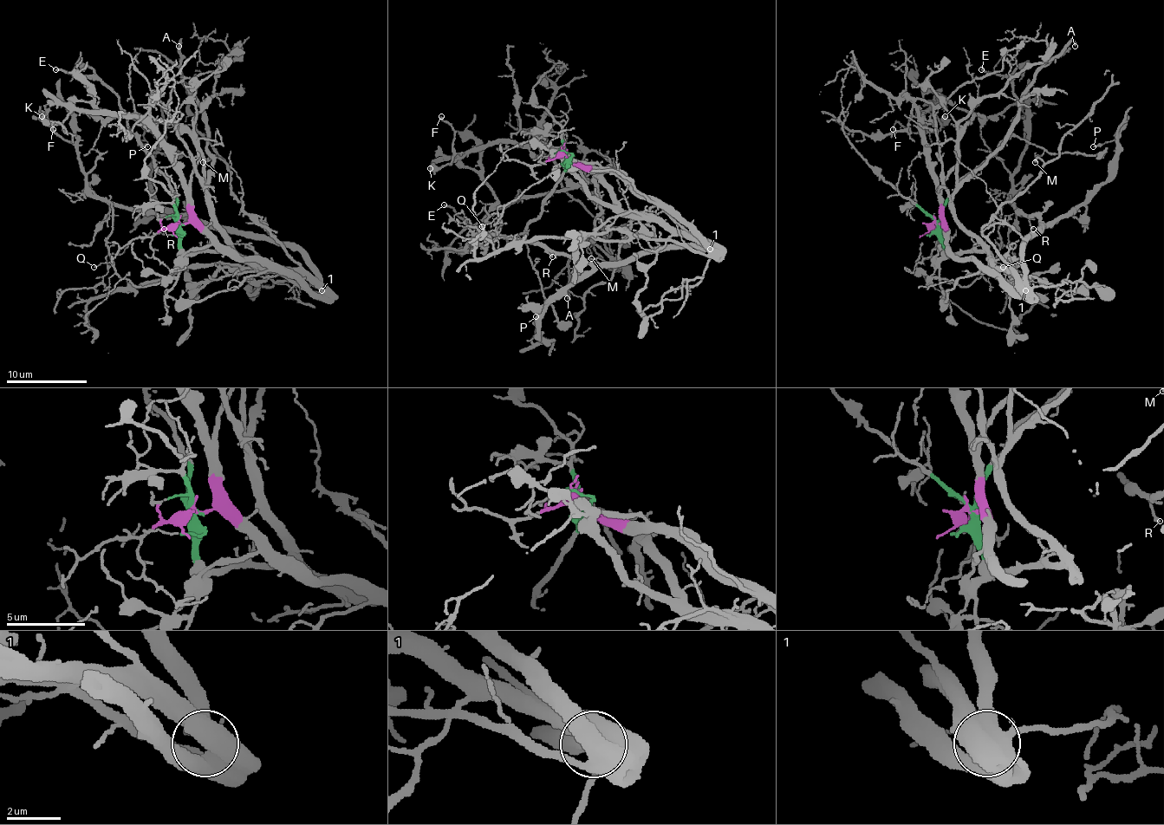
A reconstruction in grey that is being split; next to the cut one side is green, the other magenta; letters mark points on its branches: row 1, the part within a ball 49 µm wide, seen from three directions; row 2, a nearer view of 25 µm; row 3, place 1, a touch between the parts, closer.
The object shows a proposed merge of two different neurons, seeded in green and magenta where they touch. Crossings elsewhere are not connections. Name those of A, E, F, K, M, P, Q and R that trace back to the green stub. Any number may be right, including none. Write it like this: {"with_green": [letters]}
{"with_green": ["A", "E", "M", "Q"]}

